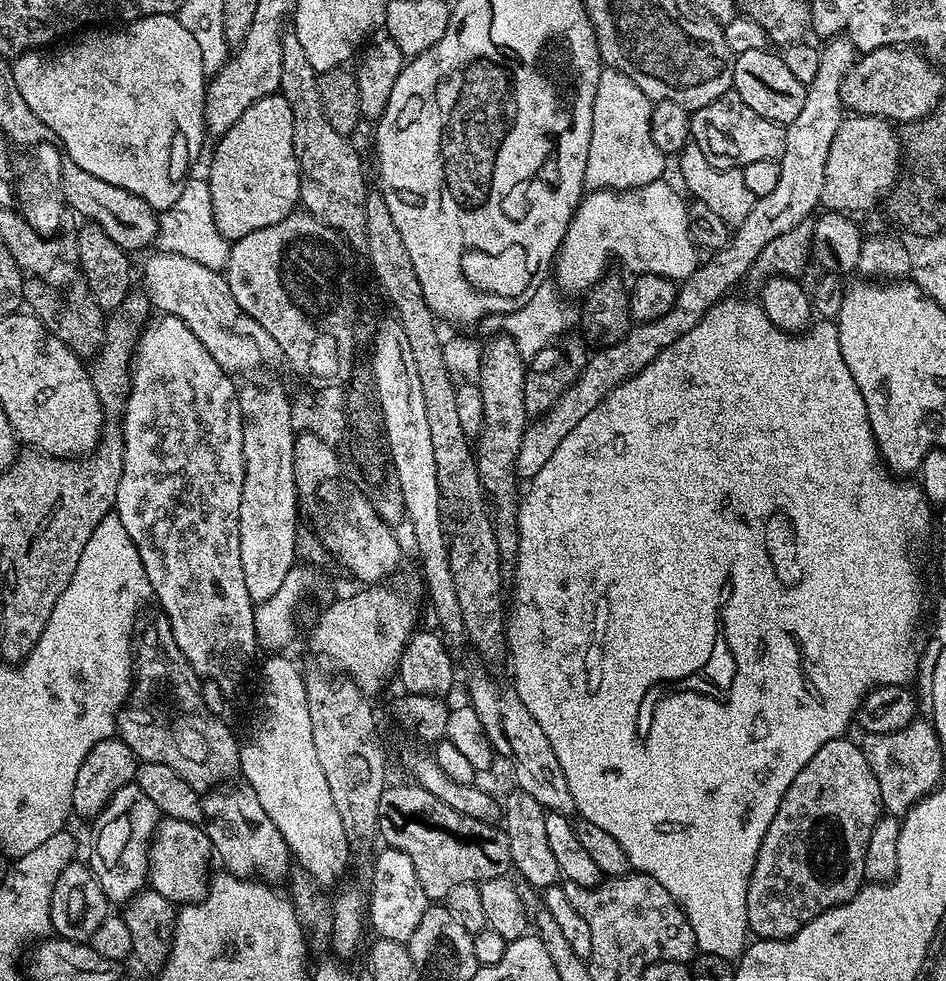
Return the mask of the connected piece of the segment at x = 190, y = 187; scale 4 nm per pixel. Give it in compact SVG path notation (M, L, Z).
M189 177L184 183L178 202L171 209L167 209L158 222L156 246L159 251L177 253L216 271L227 267L230 242L214 222L213 203L210 202L209 184L205 177Z

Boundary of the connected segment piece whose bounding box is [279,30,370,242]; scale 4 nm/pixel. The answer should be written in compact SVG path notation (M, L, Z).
M285 31L282 38L282 78L279 95L290 102L290 111L294 114L294 154L300 163L300 204L303 211L309 212L335 232L339 232L345 241L359 241L366 230L366 198L370 185L364 181L364 168L360 165L360 156L349 137L338 134L322 110L322 98L318 96L318 74L310 61L306 59L306 49L298 42L295 31Z

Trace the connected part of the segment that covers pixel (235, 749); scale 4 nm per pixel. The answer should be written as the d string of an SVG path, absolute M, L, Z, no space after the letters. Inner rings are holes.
M158 614L144 629L139 629L134 640L134 679L132 690L124 702L124 707L116 716L116 731L119 739L130 746L137 761L145 764L161 764L170 766L170 770L177 772L194 790L204 794L209 790L225 783L226 778L240 766L240 744L236 736L223 723L221 717L210 710L206 710L206 702L202 702L202 680L196 675L194 666L186 662L186 654L178 648L174 630L168 617Z

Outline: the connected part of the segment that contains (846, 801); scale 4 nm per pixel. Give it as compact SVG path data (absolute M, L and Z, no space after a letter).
M848 739L826 742L826 746L822 746L822 750L818 750L802 770L798 770L798 778L790 782L790 790L786 790L782 806L778 806L778 814L774 814L770 830L766 830L766 838L762 838L746 894L748 927L753 937L789 940L798 934L803 924L818 918L818 914L850 902L865 883L866 846L874 826L880 821L882 805L878 778L874 778L870 762L866 762L863 747Z

